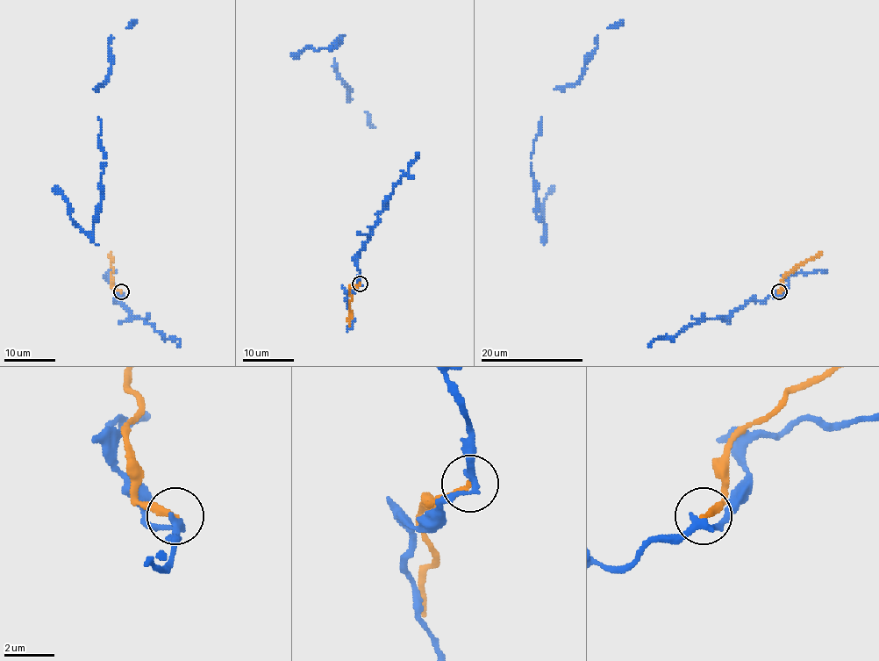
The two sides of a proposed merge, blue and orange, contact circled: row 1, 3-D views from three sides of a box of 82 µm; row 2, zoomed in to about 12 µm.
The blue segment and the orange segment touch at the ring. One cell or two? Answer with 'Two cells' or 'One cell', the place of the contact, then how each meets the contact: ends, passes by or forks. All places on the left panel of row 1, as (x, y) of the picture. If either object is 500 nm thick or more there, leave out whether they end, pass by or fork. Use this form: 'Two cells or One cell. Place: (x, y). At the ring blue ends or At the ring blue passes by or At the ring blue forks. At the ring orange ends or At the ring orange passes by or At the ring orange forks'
Two cells. Place: (121, 291). At the ring blue passes by. At the ring orange ends

